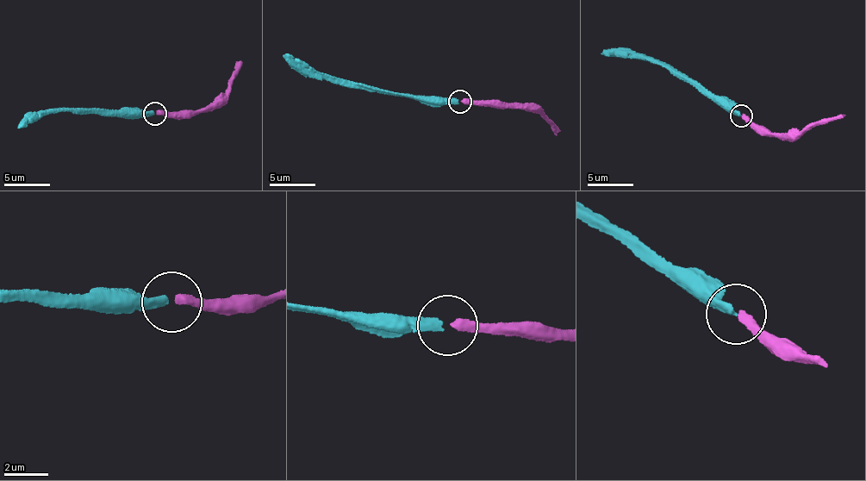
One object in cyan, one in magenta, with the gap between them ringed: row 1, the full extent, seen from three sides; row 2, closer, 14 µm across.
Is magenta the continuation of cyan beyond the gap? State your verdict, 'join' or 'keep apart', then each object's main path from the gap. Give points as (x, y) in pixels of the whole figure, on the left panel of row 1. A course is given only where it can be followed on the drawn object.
join; course cyan (152, 113), (130, 116), (115, 112), (53, 109), (30, 115), (18, 127); course magenta (157, 112), (205, 110), (222, 106), (236, 62)

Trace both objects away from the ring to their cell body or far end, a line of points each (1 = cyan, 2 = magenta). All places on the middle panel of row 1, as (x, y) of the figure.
1: (457, 102), (434, 104), (412, 96), (305, 76), (283, 55)
2: (461, 101), (515, 102), (536, 106), (551, 124), (556, 136)

